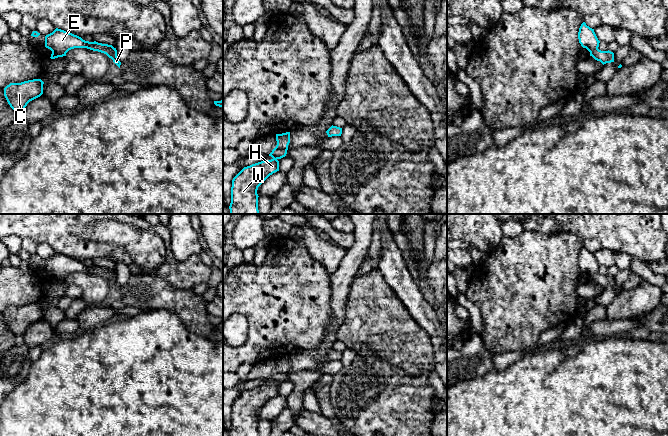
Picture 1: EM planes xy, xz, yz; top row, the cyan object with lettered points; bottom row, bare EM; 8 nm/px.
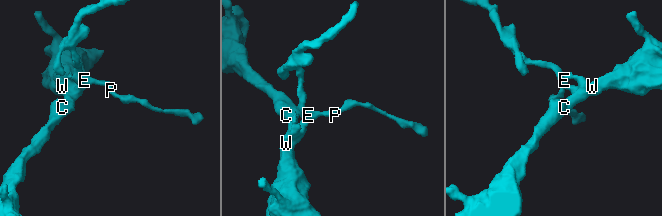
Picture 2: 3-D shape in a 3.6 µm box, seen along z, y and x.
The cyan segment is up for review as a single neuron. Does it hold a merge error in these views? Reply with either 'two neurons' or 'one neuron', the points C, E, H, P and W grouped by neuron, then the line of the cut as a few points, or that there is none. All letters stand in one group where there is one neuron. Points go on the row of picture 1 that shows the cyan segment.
two neurons; groups C H W / E P; cut xy (52, 51), (58, 51), (65, 55)

